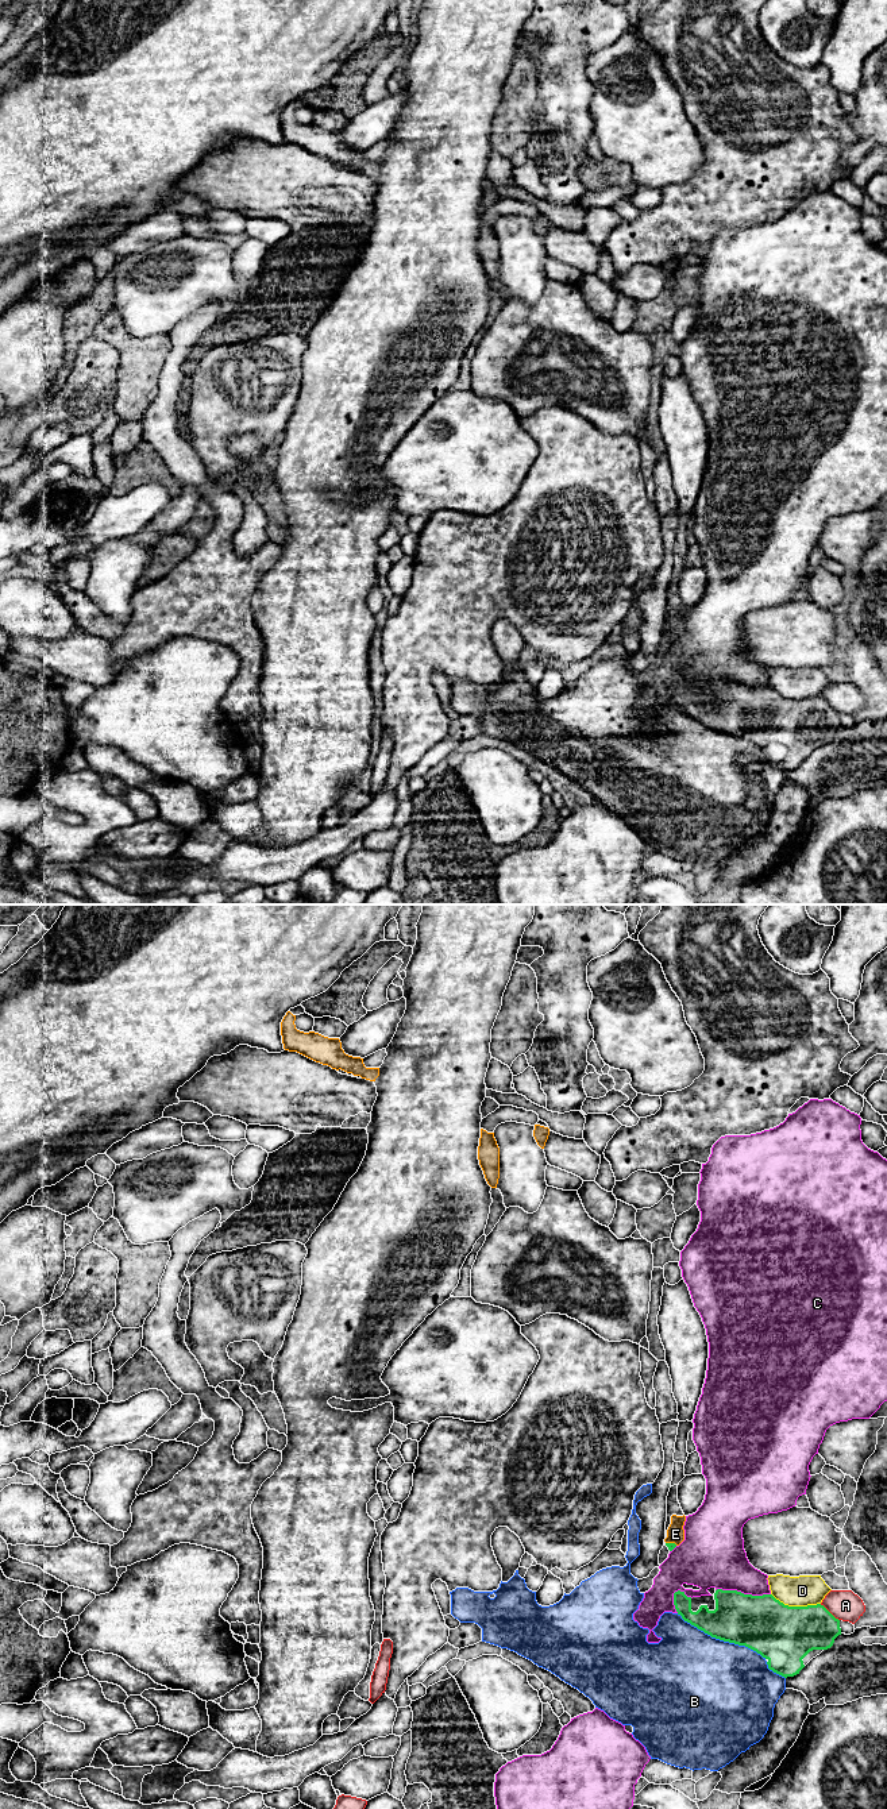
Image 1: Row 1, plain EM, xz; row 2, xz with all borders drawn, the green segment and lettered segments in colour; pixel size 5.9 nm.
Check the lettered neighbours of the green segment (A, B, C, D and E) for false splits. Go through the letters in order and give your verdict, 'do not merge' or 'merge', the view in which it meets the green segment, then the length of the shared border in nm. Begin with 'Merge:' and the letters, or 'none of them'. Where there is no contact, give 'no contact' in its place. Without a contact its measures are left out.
Merge: E
A: do not merge; contact in xz; length 160 nm
B: do not merge; contact in xz; length 600 nm
C: do not merge; contact in xz; length 320 nm
D: do not merge; contact in xz; length 300 nm
E: merge; contact in xz; length 70 nm

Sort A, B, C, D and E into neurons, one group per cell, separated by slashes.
A / B / C / D / E

